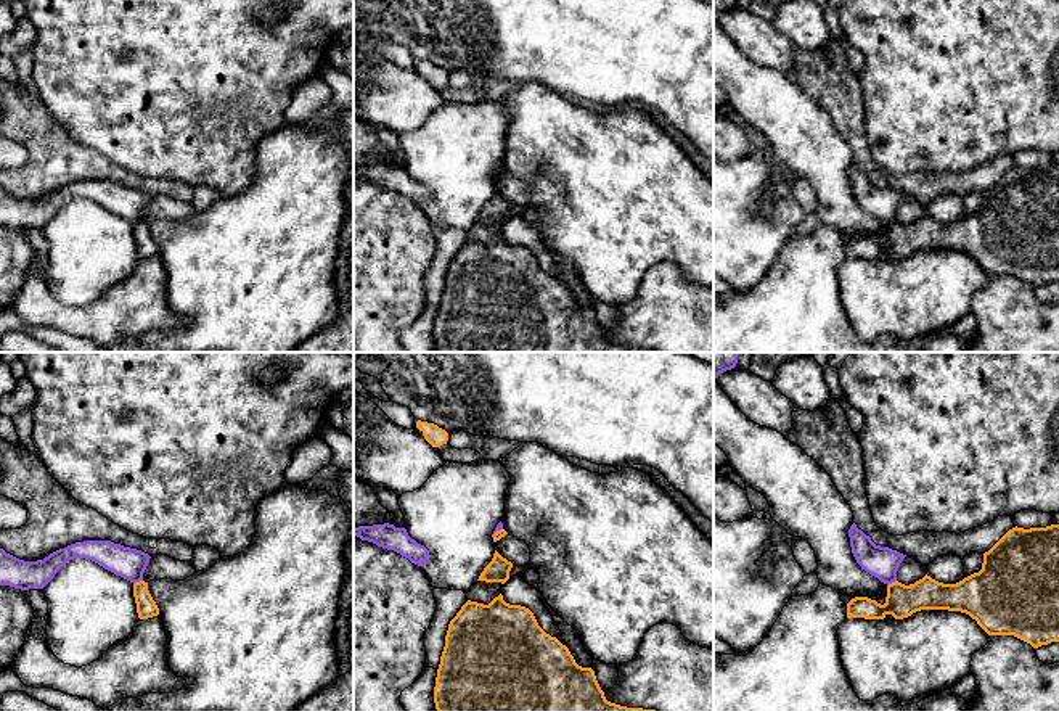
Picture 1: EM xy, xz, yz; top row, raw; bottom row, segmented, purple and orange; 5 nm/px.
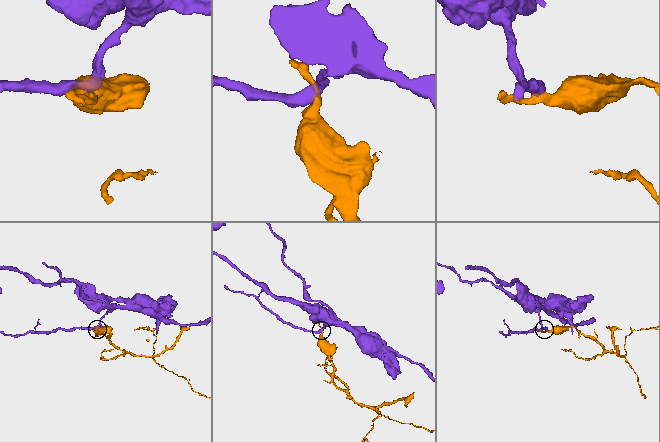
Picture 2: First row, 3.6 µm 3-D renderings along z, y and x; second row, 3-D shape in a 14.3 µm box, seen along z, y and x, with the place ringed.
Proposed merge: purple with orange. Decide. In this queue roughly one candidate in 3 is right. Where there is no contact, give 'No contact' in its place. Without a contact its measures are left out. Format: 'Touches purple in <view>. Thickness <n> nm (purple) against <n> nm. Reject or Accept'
Touches purple in xy. Thickness 160 nm (purple) against 100 nm. Reject

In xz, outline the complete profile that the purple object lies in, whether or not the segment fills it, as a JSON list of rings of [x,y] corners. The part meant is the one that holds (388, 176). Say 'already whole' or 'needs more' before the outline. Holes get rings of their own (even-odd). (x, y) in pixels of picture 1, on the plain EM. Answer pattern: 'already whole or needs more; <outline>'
already whole; [[[389,162],[354,167],[354,175],[394,190],[418,206],[423,206],[431,198],[429,190],[411,179],[405,167],[395,167]]]

